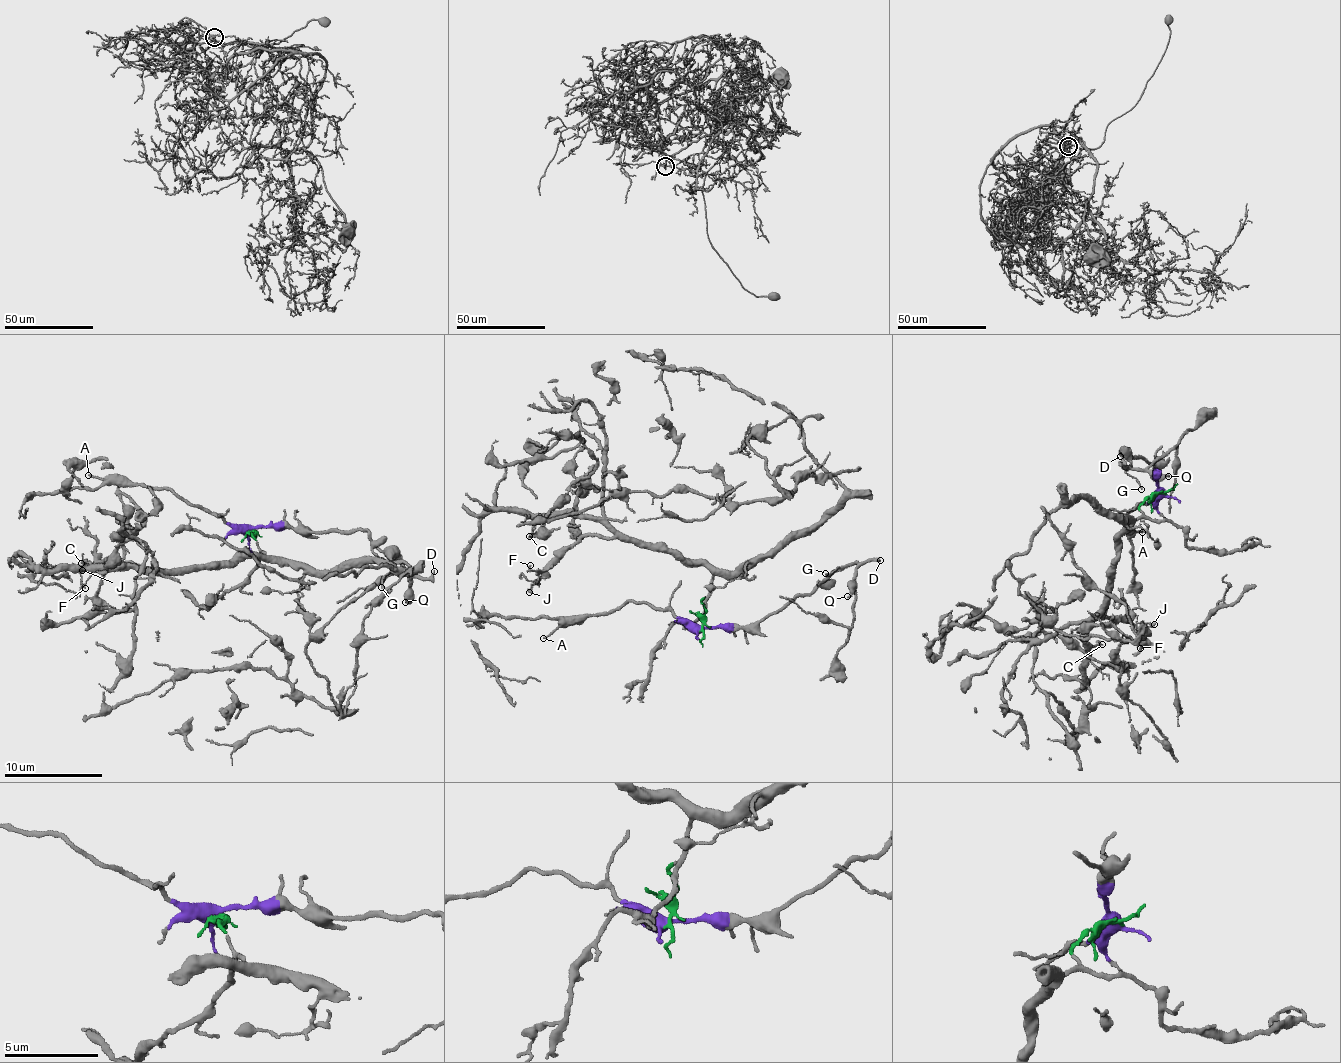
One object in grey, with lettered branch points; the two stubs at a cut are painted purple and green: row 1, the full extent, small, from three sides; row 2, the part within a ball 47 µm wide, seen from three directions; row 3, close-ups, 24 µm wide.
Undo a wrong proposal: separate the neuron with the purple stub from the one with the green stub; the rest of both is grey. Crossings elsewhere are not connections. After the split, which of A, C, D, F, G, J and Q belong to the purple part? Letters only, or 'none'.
A, D, G, Q

